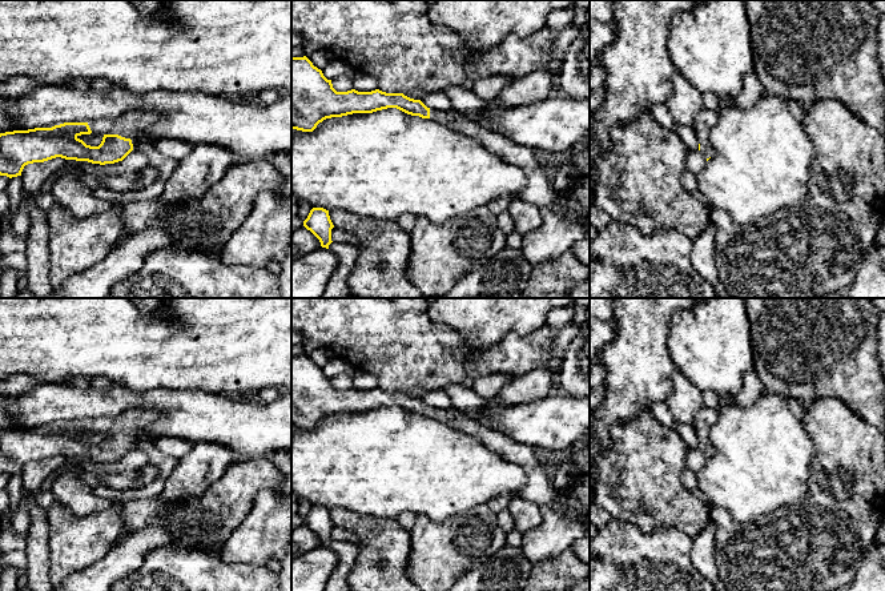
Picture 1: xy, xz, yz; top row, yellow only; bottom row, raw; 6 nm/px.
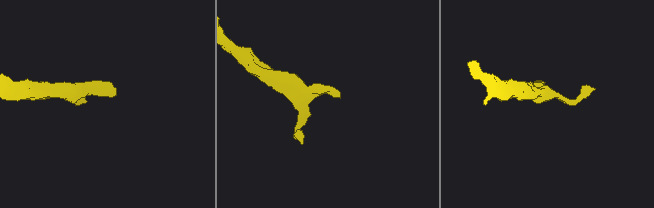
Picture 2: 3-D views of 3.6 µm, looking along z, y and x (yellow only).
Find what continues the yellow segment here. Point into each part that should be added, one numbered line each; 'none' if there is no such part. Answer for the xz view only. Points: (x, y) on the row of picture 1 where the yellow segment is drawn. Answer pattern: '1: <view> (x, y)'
1: xz (538, 191)

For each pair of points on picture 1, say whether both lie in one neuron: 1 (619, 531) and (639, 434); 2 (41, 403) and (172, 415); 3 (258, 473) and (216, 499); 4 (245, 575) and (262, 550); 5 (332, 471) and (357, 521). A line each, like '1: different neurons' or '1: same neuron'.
1: different neurons
2: same neuron
3: same neuron
4: different neurons
5: different neurons

